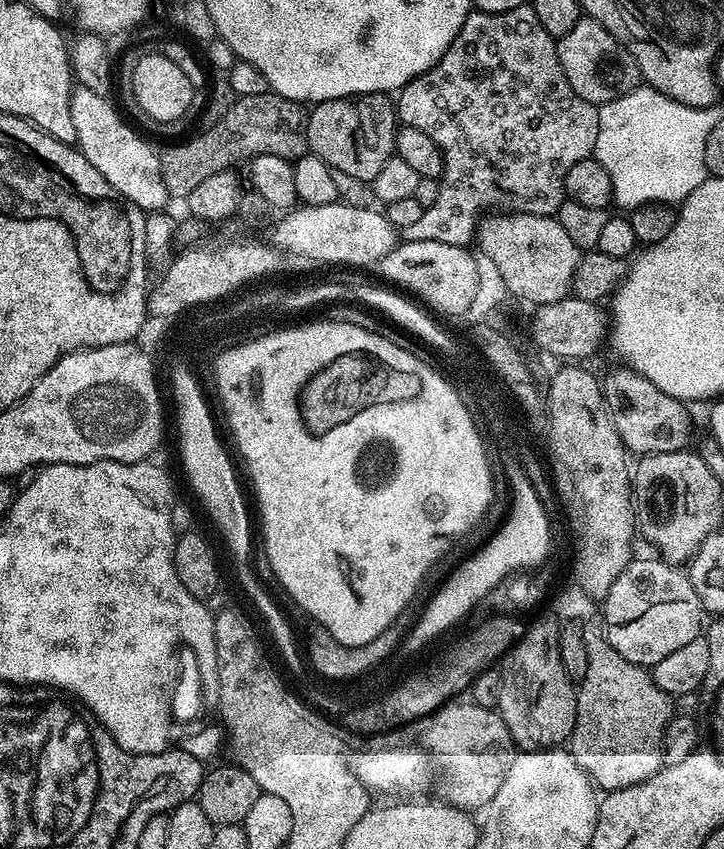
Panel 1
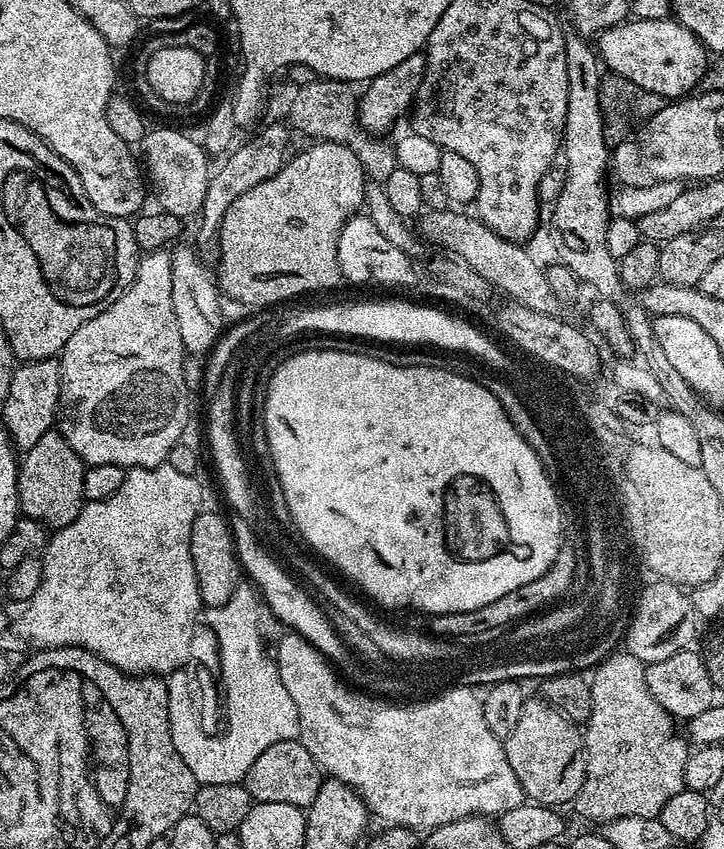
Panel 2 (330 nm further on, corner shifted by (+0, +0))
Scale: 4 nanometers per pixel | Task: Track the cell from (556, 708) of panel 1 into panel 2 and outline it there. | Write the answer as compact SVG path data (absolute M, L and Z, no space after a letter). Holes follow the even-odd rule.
M539 698L525 699L518 723L502 743L506 762L510 762L510 770L514 770L529 801L545 806L571 805L575 801L584 781L584 738L581 729L564 717L558 709L551 708L545 700Z

